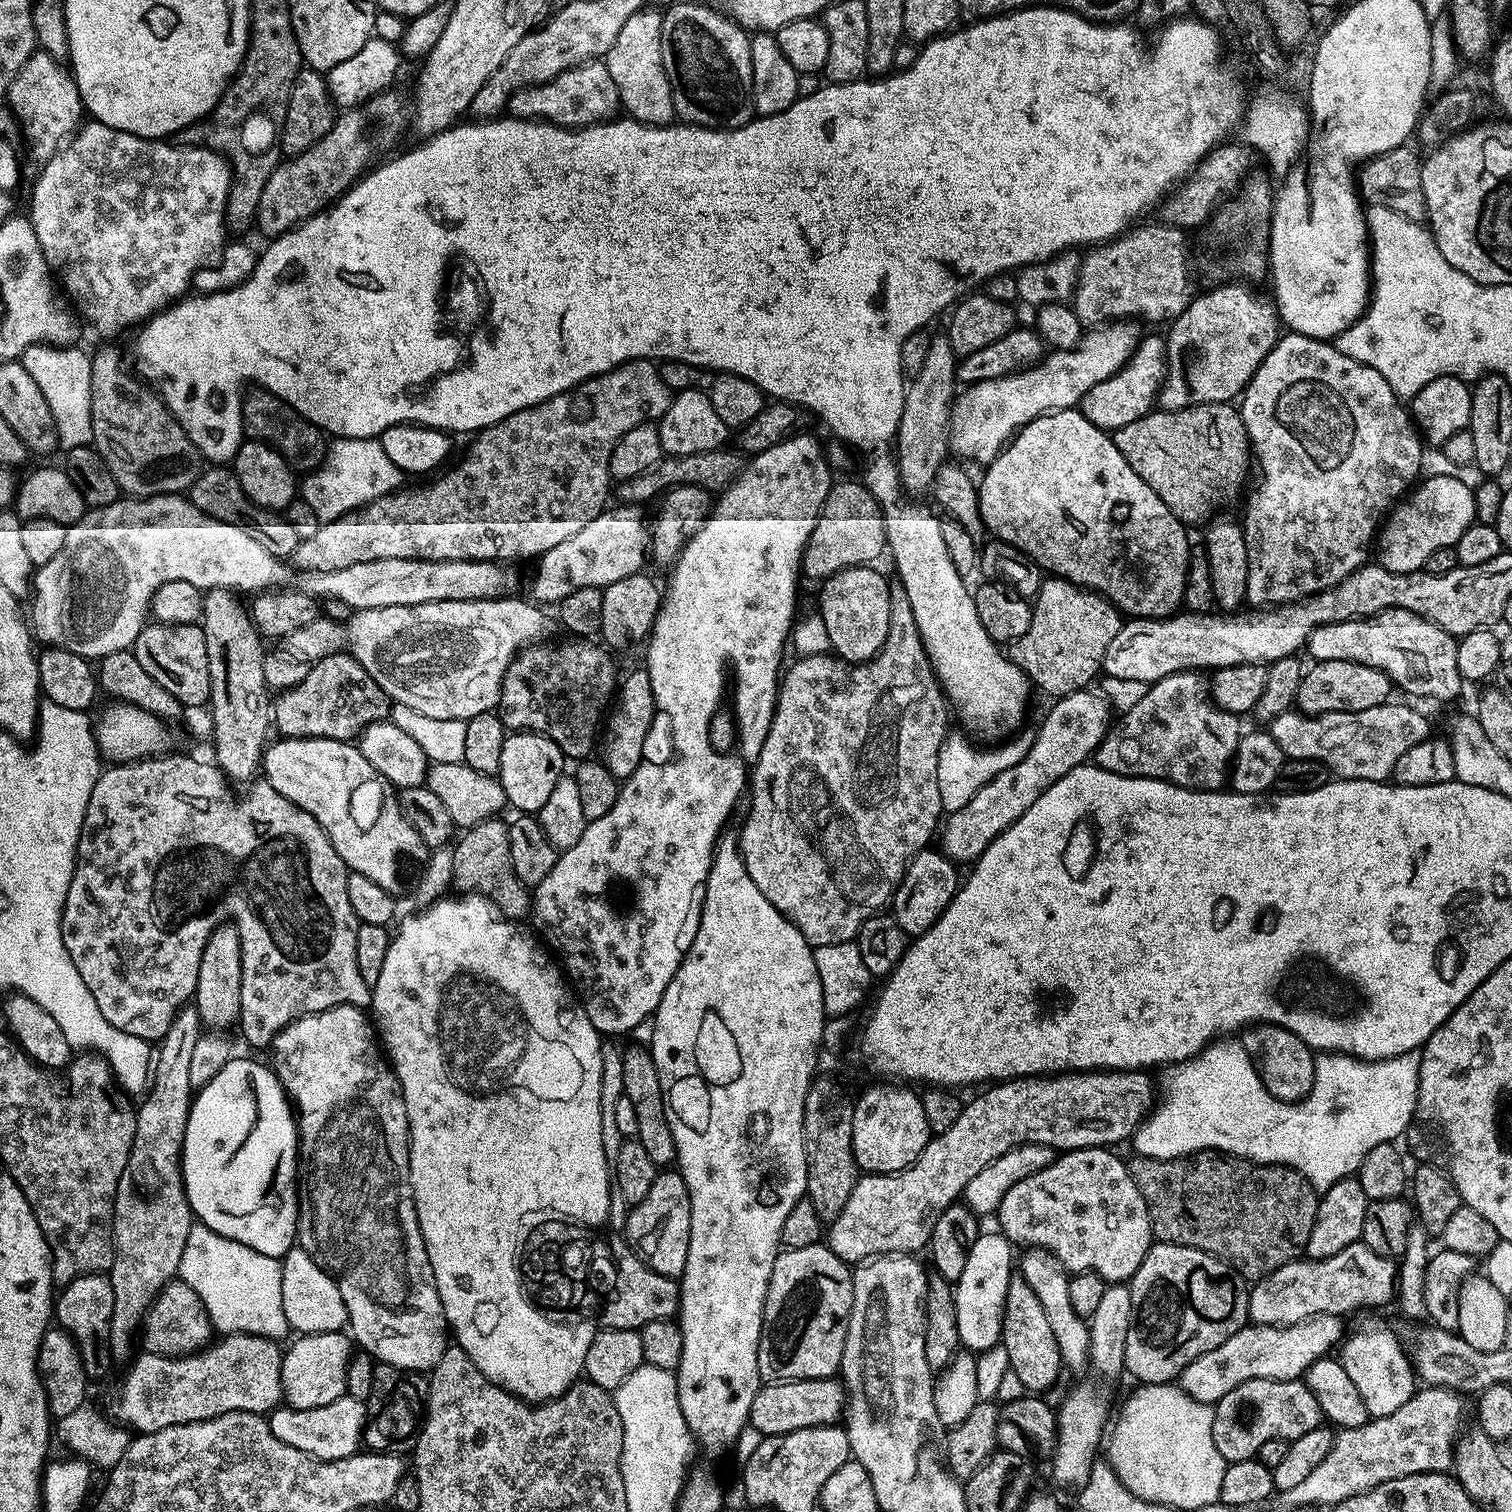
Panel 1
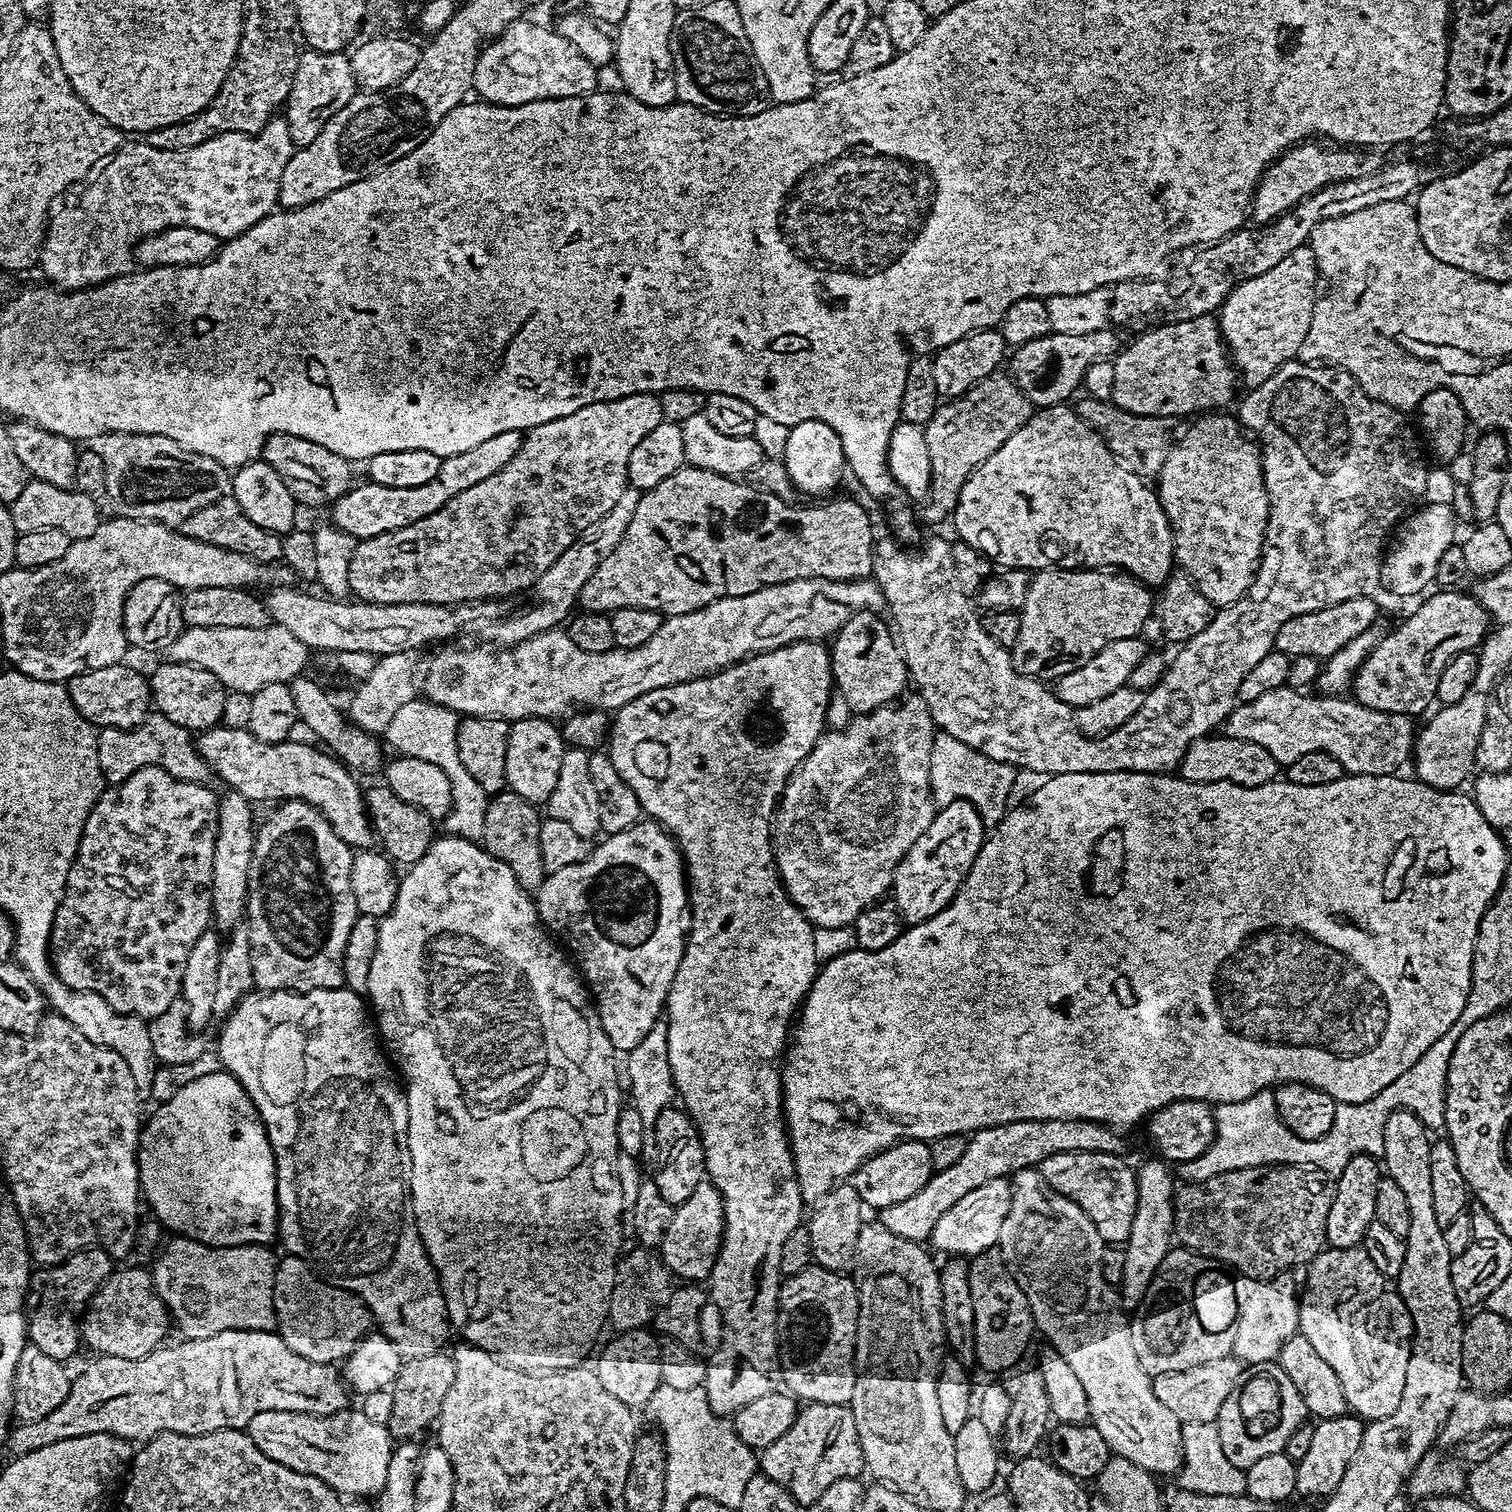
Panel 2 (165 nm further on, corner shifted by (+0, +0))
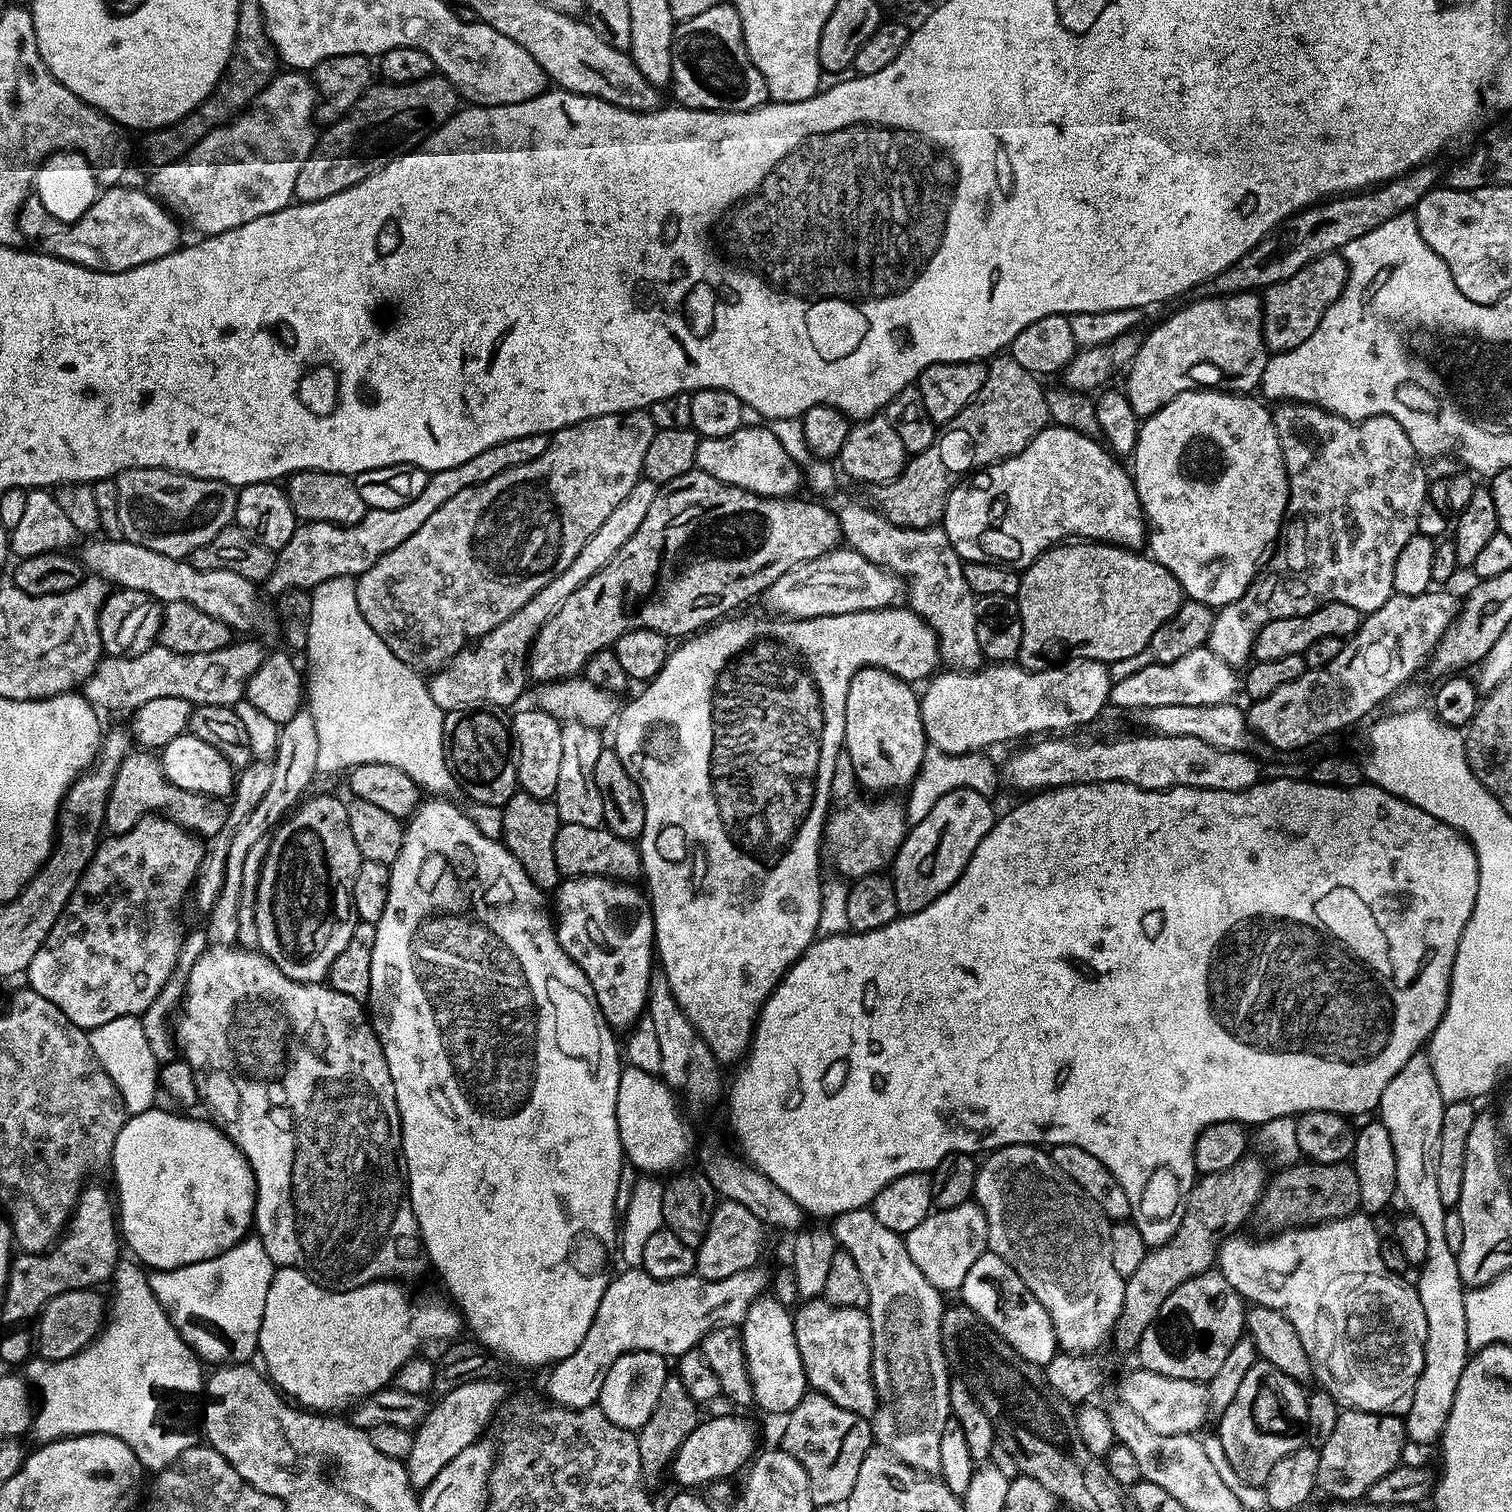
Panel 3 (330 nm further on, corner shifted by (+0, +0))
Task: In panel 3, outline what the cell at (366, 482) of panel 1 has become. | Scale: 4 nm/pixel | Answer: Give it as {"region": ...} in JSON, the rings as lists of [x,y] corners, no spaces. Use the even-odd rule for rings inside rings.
{"region":[[[335,576],[332,579],[327,579],[326,582],[322,582],[316,588],[311,589],[310,598],[311,614],[304,657],[306,657],[308,664],[308,672],[306,668],[306,704],[308,711],[314,718],[315,732],[318,734],[318,766],[316,769],[319,773],[324,774],[324,772],[334,772],[342,769],[342,771],[345,771],[358,765],[390,765],[392,760],[384,760],[384,752],[380,752],[380,736],[384,736],[384,732],[388,732],[388,724],[396,724],[396,716],[392,716],[392,708],[400,708],[400,712],[404,712],[404,708],[416,708],[416,704],[420,704],[420,700],[428,700],[428,704],[436,704],[429,692],[427,681],[425,677],[421,677],[423,675],[417,669],[410,667],[408,663],[402,662],[386,646],[385,640],[366,622],[366,618],[362,617],[362,612],[358,609],[356,580],[353,577]]]}

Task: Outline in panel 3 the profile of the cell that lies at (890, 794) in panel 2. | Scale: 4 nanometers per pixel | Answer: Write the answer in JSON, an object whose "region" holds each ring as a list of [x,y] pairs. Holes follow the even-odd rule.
{"region":[[[876,798],[873,804],[849,803],[841,807],[840,813],[827,821],[824,829],[823,843],[826,852],[832,855],[841,877],[855,878],[869,876],[871,872],[887,869],[895,861],[896,853],[904,844],[904,837],[910,831],[905,816],[905,805],[895,804],[892,798]],[[836,816],[836,817],[835,817]]]}

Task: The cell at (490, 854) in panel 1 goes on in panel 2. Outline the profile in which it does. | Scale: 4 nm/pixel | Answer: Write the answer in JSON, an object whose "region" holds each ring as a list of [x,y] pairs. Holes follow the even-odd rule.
{"region":[[[510,790],[495,793],[488,801],[486,830],[482,841],[484,851],[506,862],[506,866],[514,870],[520,888],[529,894],[540,891],[546,875],[542,866],[542,850],[538,846],[542,816],[536,812],[539,812],[537,805]]]}

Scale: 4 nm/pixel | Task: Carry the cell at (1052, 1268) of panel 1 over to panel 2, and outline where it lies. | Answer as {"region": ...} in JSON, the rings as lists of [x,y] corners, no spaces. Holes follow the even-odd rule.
{"region":[[[1023,1168],[1012,1173],[1010,1177],[1012,1181],[1012,1197],[1010,1198],[1010,1214],[1006,1214],[1006,1222],[1002,1222],[1002,1234],[998,1245],[998,1255],[1004,1262],[1008,1273],[1014,1278],[1014,1282],[1018,1282],[1018,1286],[1022,1290],[1022,1294],[1026,1294],[1026,1302],[1032,1311],[1033,1325],[1045,1336],[1047,1343],[1058,1354],[1062,1354],[1062,1358],[1066,1358],[1066,1362],[1070,1366],[1070,1370],[1074,1370],[1074,1375],[1078,1378],[1078,1382],[1082,1382],[1082,1388],[1086,1390],[1086,1398],[1090,1406],[1090,1422],[1098,1430],[1098,1434],[1102,1434],[1102,1438],[1106,1438],[1109,1449],[1115,1455],[1129,1459],[1136,1466],[1140,1466],[1146,1471],[1153,1474],[1159,1472],[1175,1473],[1178,1468],[1178,1461],[1182,1456],[1182,1445],[1180,1443],[1180,1429],[1182,1422],[1174,1414],[1174,1410],[1169,1410],[1167,1406],[1160,1401],[1158,1394],[1154,1394],[1154,1386],[1152,1385],[1152,1377],[1148,1375],[1146,1370],[1142,1370],[1142,1362],[1138,1362],[1138,1354],[1134,1354],[1134,1338],[1132,1337],[1132,1326],[1129,1317],[1124,1317],[1124,1312],[1120,1309],[1122,1305],[1122,1297],[1117,1289],[1110,1283],[1106,1282],[1106,1278],[1102,1274],[1102,1250],[1106,1246],[1104,1239],[1098,1234],[1098,1226],[1094,1226],[1094,1222],[1086,1214],[1086,1210],[1082,1210],[1082,1206],[1078,1206],[1078,1202],[1074,1202],[1070,1198],[1066,1198],[1062,1194],[1058,1194],[1047,1184],[1042,1178],[1042,1174],[1036,1168]]]}

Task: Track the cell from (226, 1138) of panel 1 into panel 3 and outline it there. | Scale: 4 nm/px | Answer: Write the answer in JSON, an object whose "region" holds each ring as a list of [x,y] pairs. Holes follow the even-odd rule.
{"region":[[[153,1106],[151,1109],[144,1113],[138,1113],[136,1115],[129,1115],[127,1119],[125,1119],[124,1125],[122,1126],[122,1130],[118,1134],[118,1138],[114,1142],[114,1154],[112,1155],[112,1162],[110,1165],[111,1175],[116,1175],[116,1192],[114,1188],[114,1196],[118,1201],[118,1232],[122,1237],[123,1243],[126,1245],[127,1251],[128,1248],[133,1257],[145,1269],[153,1270],[156,1269],[158,1271],[168,1271],[172,1270],[176,1267],[184,1267],[188,1266],[192,1263],[200,1263],[206,1259],[212,1259],[215,1256],[222,1254],[226,1250],[230,1250],[233,1246],[237,1244],[238,1241],[245,1239],[249,1235],[250,1229],[254,1224],[254,1213],[256,1211],[256,1179],[254,1178],[254,1174],[252,1173],[252,1167],[248,1164],[248,1159],[237,1150],[236,1145],[232,1143],[231,1140],[228,1139],[227,1136],[224,1135],[223,1132],[220,1131],[219,1127],[215,1123],[207,1124],[204,1120],[191,1120],[188,1116],[179,1116],[176,1112],[159,1112],[159,1107]]]}

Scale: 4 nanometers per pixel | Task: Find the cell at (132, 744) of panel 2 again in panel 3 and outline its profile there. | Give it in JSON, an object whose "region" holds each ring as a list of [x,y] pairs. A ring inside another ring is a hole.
{"region":[[[133,750],[128,753],[122,766],[118,766],[118,774],[112,783],[110,798],[104,811],[104,822],[109,833],[121,833],[130,830],[149,814],[167,817],[201,838],[215,838],[226,828],[229,805],[214,796],[180,789],[164,776],[161,761],[151,751]]]}

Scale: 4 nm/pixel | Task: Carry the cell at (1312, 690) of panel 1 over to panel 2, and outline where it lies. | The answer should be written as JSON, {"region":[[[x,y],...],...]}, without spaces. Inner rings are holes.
{"region":[[[1436,590],[1429,600],[1421,599],[1421,604],[1393,632],[1385,631],[1381,635],[1380,641],[1374,646],[1374,650],[1370,650],[1370,654],[1356,671],[1356,677],[1352,679],[1350,692],[1357,704],[1370,710],[1382,710],[1413,718],[1419,717],[1419,712],[1427,713],[1433,707],[1438,690],[1438,678],[1442,678],[1446,662],[1450,662],[1450,658],[1463,652],[1479,649],[1480,643],[1490,631],[1488,611],[1478,603],[1475,595],[1468,593],[1467,596],[1460,591],[1464,590]]]}

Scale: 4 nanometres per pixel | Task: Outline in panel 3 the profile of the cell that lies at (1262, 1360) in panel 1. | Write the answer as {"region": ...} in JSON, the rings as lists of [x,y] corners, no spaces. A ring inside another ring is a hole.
{"region":[[[1135,1370],[1120,1384],[1120,1400],[1127,1411],[1138,1414],[1142,1422],[1157,1434],[1186,1436],[1199,1433],[1204,1419],[1210,1416],[1207,1383],[1199,1380],[1170,1378],[1143,1370]]]}

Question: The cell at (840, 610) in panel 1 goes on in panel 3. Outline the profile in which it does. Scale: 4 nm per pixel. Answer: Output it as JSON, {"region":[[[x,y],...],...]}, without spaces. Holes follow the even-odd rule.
{"region":[[[860,668],[854,674],[854,678],[850,682],[850,690],[846,694],[846,726],[844,727],[844,747],[850,754],[851,761],[854,766],[854,774],[856,775],[857,785],[861,789],[869,788],[870,791],[876,792],[872,794],[896,794],[899,788],[908,790],[912,787],[912,781],[919,774],[919,768],[922,766],[925,749],[928,748],[929,742],[924,733],[922,726],[922,714],[920,713],[920,696],[915,692],[913,685],[906,680],[899,680],[893,672],[887,672],[884,668]]]}

